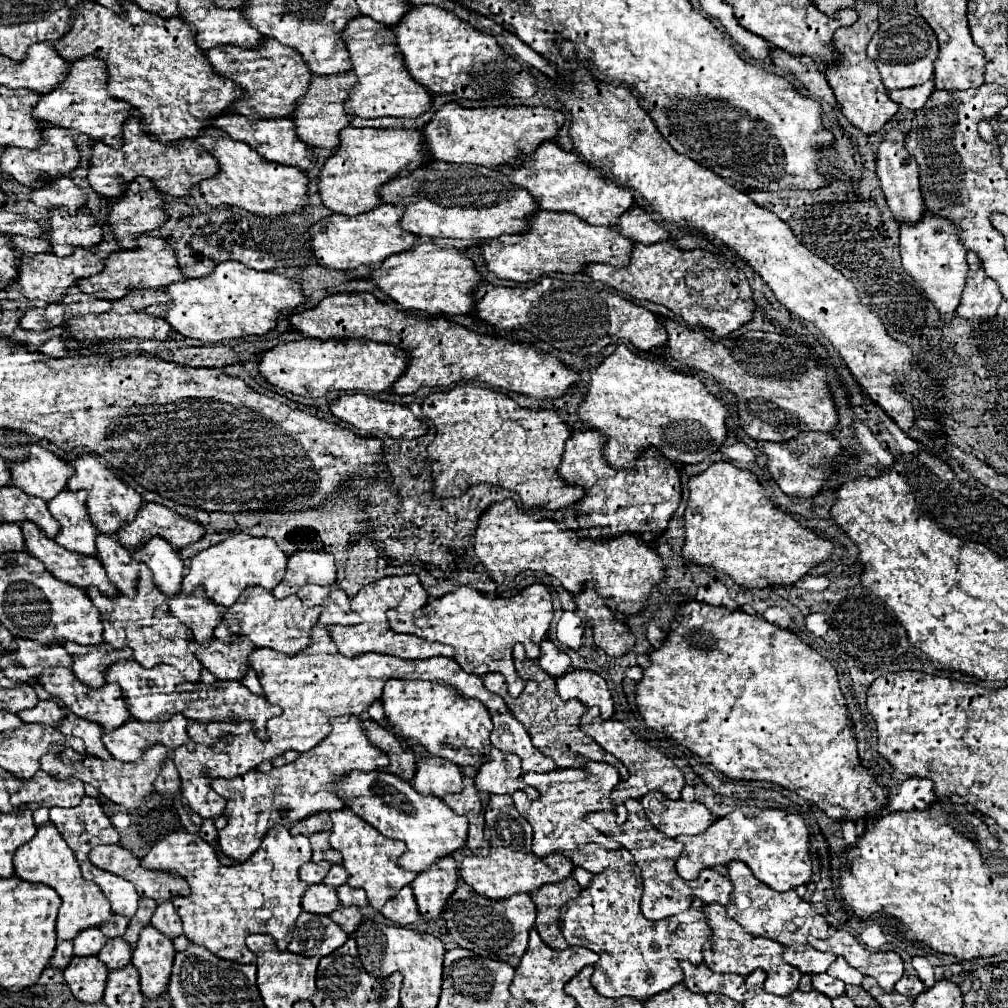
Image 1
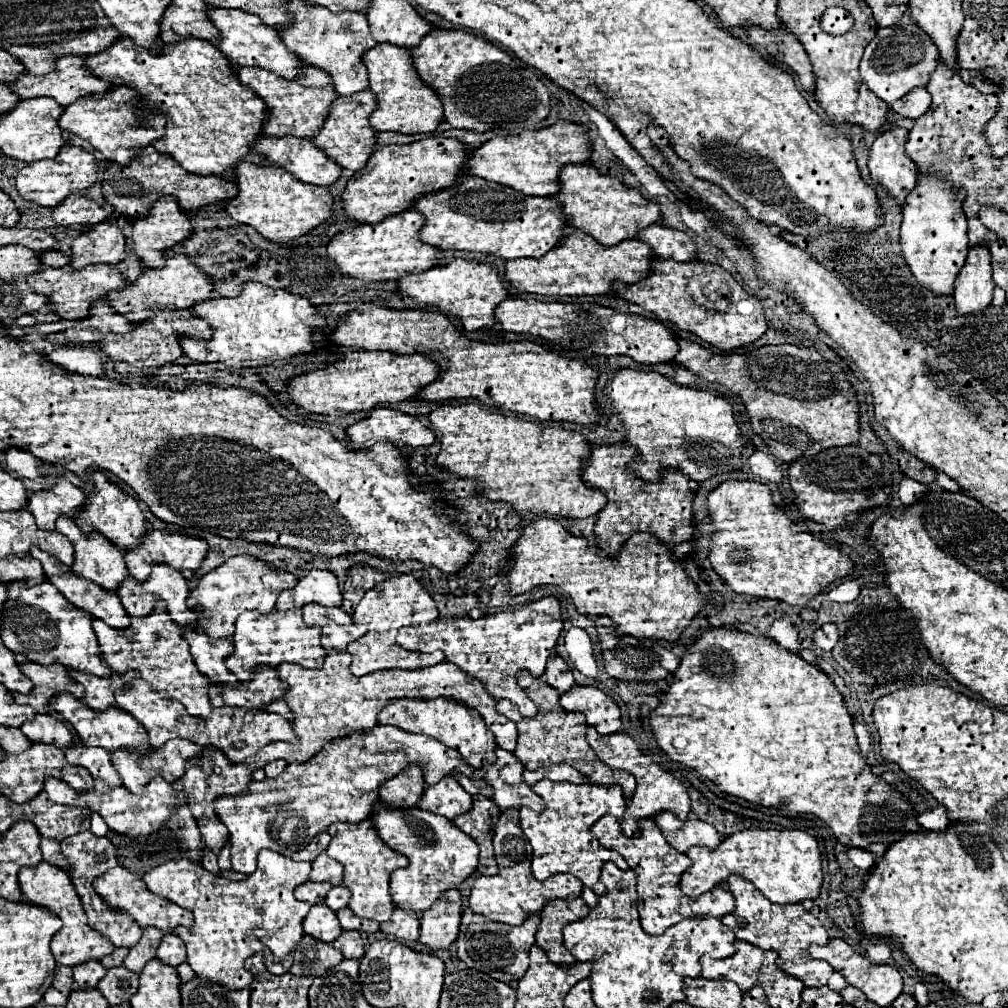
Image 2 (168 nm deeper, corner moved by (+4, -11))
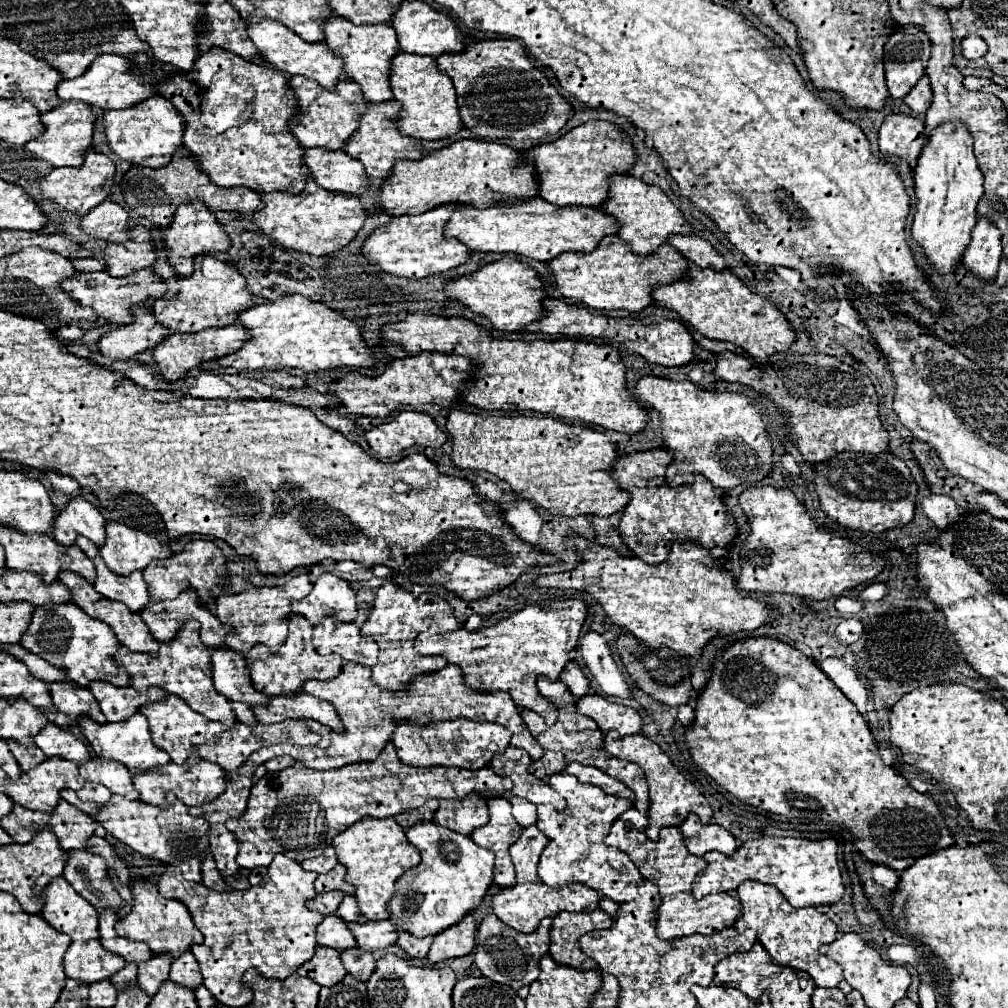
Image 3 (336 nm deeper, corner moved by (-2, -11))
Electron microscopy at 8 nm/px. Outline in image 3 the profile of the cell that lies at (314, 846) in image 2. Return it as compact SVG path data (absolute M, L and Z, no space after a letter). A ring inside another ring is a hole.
M328 845L328 847L324 849L324 853L322 853L322 855L314 857L314 859L306 859L306 861L302 861L300 865L302 865L306 871L314 871L314 873L328 873L336 863L338 863L338 859L336 859L336 849L334 849L332 845Z

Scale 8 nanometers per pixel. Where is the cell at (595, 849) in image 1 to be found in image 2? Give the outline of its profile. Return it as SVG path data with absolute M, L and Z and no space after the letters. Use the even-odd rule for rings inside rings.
M538 781L532 787L544 801L546 811L534 813L528 807L520 809L520 825L524 835L528 837L534 857L532 857L532 875L538 881L548 879L556 873L574 873L576 877L598 896L608 892L617 892L620 901L635 903L638 900L636 891L637 877L632 869L628 869L626 861L616 853L604 849L604 845L592 835L592 825L604 815L622 817L626 811L626 799L618 785L600 787L600 785L574 785L574 783L556 783L556 781ZM612 861L612 862L611 862ZM620 869L627 869L625 871Z

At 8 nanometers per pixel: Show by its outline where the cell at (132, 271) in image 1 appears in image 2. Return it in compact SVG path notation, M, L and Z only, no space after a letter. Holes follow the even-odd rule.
M170 253L166 257L164 269L144 269L136 283L130 283L120 291L112 291L108 301L114 311L122 313L132 323L138 323L140 313L146 313L148 309L192 309L194 303L202 303L212 297L216 297L214 281L206 275L206 271L192 263L192 259L188 259L184 253Z

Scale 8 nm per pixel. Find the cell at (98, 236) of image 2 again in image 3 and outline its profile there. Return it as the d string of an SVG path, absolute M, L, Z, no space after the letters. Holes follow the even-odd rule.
M134 227L128 229L126 233L128 233L128 241L108 243L108 247L102 251L106 273L110 277L130 275L132 271L150 267L156 261L148 227Z

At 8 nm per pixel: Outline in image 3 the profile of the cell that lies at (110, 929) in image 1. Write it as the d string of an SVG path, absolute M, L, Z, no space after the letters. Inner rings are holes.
M126 963L124 969L120 969L114 977L112 983L118 987L118 991L122 991L126 985L136 983L136 963Z

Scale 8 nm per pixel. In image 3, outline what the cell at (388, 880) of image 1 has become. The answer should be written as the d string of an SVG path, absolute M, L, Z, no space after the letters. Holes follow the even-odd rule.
M360 819L354 827L340 831L336 839L332 839L332 845L336 847L338 861L348 869L344 879L356 887L354 895L362 915L368 921L390 919L388 901L394 895L396 879L420 863L420 853L406 841L402 827L394 819Z

